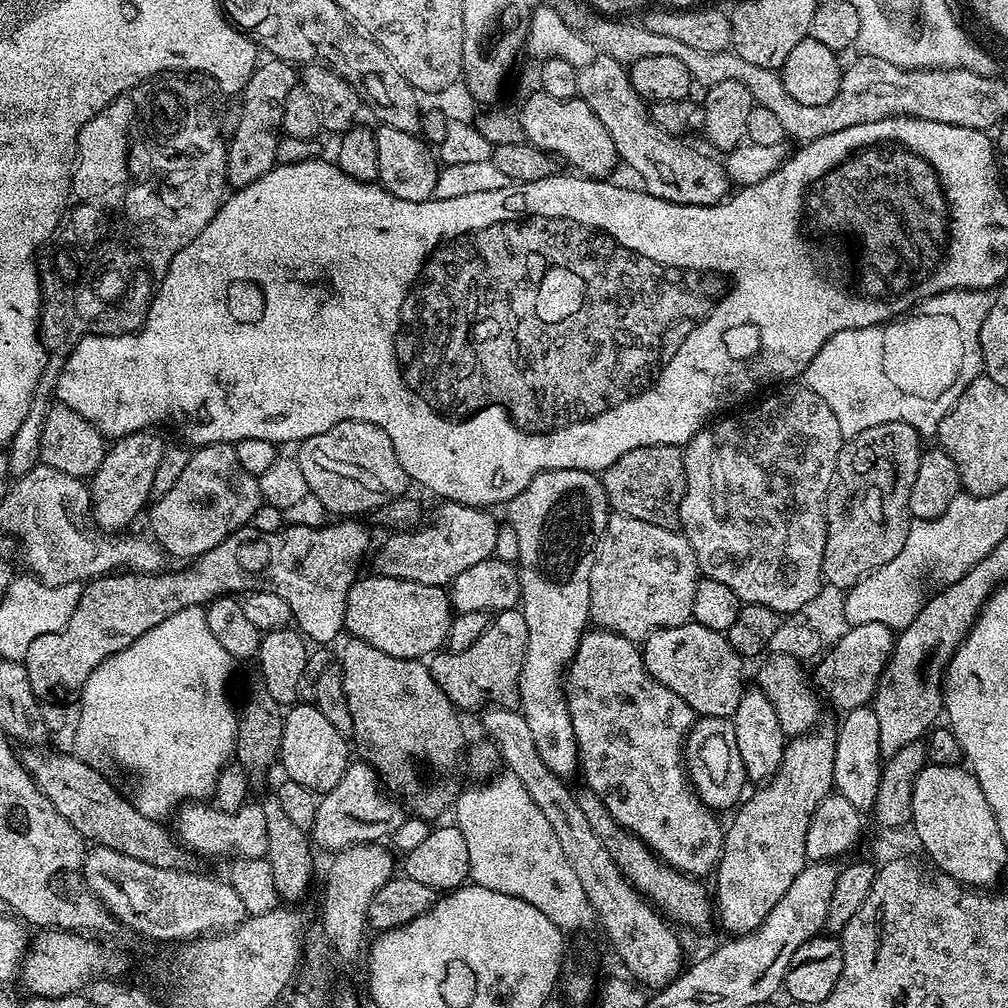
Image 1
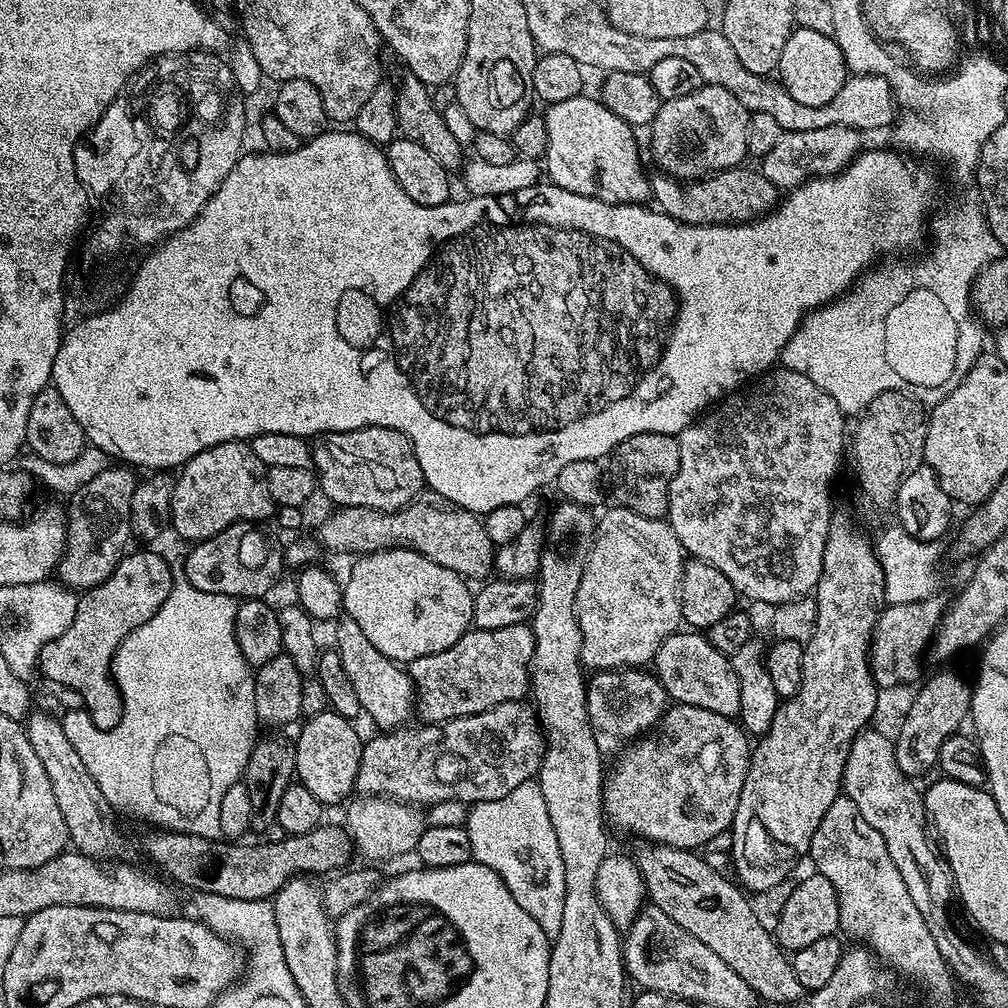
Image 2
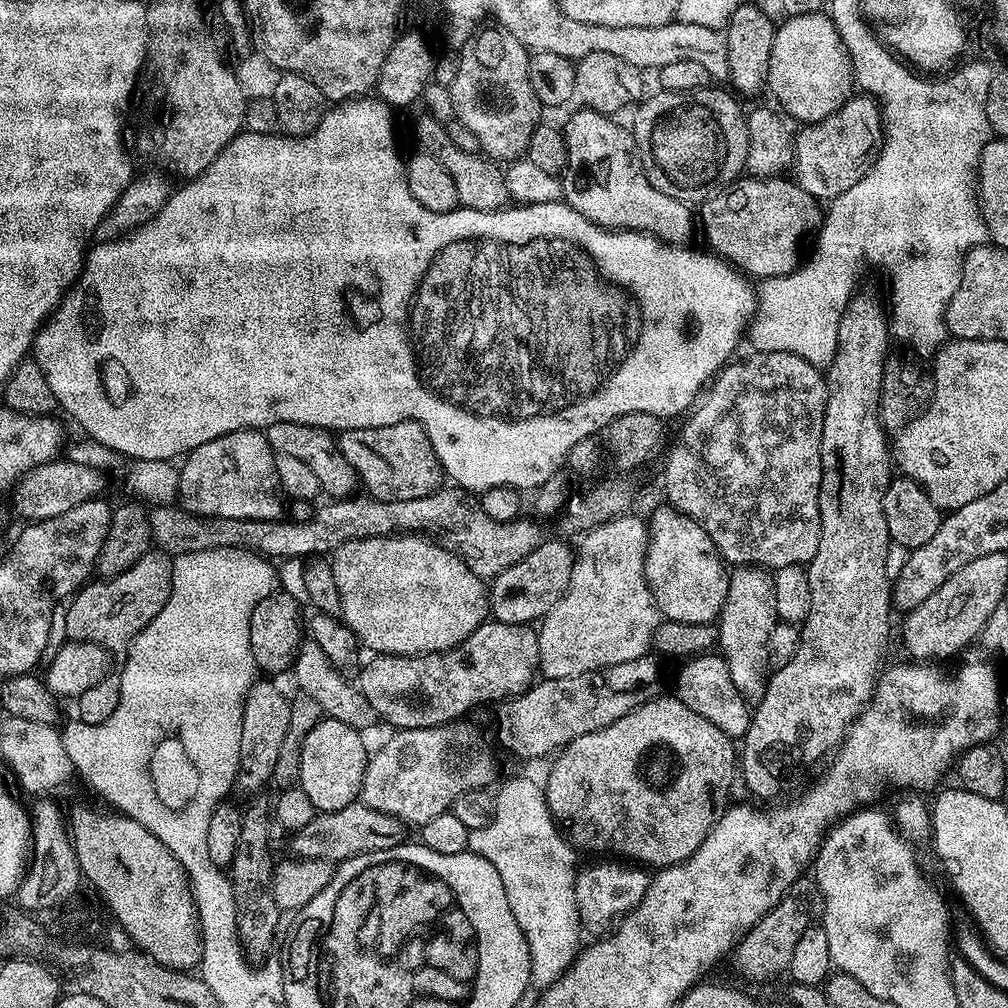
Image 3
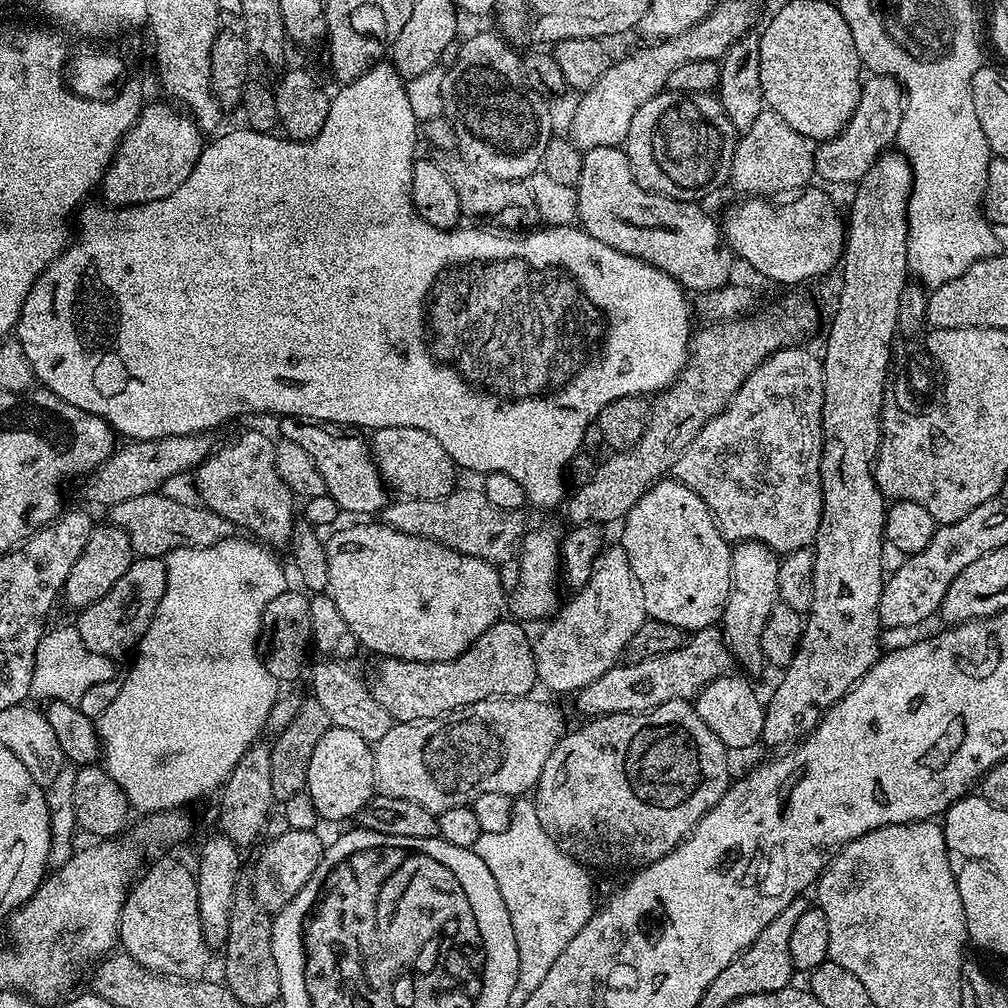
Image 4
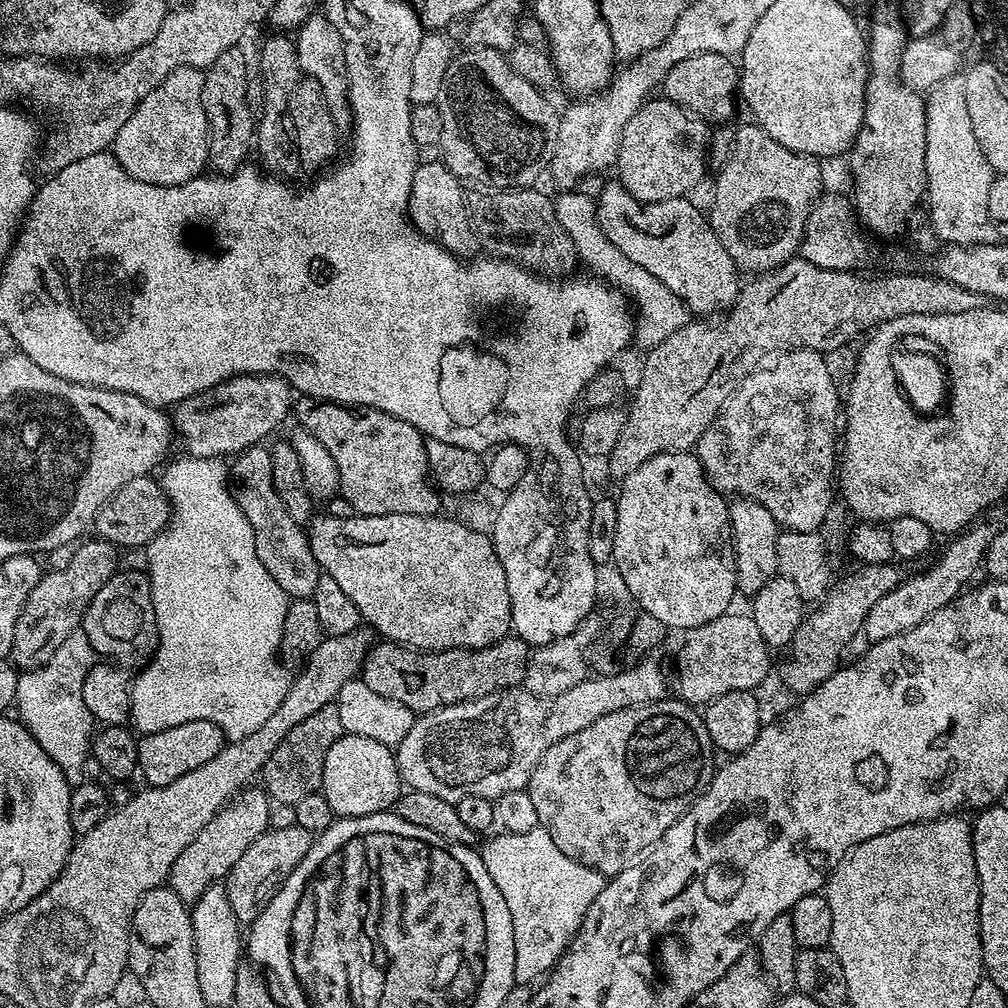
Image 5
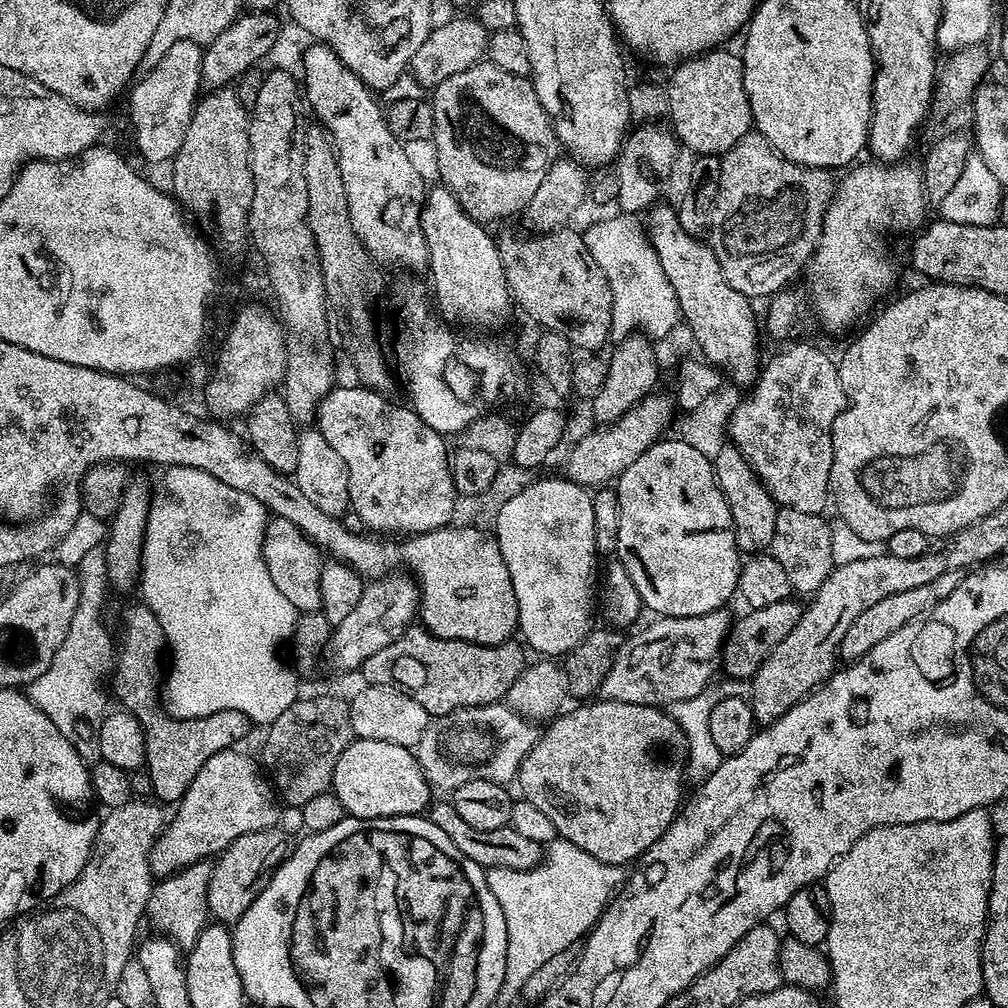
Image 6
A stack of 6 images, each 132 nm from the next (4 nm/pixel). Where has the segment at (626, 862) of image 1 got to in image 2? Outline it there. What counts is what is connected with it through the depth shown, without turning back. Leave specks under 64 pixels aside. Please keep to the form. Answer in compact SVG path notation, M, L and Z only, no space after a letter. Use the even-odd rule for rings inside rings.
M647 842L639 846L634 861L644 879L644 891L651 907L662 910L686 934L694 934L698 942L705 943L743 978L759 999L795 1004L804 998L806 990L794 974L791 961L735 881L724 878L695 851Z

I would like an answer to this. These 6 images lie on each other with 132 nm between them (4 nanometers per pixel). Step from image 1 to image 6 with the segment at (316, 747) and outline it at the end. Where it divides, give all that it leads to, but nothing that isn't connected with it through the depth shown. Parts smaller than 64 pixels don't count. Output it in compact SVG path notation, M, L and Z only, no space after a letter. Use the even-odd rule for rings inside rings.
M353 739L338 766L334 766L334 778L330 789L342 802L345 813L363 820L387 816L419 816L429 807L434 789L422 774L413 749L394 746L394 742L374 742Z

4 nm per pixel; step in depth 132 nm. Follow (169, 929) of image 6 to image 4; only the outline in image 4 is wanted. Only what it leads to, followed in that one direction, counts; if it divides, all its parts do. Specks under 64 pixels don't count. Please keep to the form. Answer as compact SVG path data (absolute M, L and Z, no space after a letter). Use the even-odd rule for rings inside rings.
M257 742L242 754L236 768L228 775L222 785L220 796L220 828L219 831L229 836L237 846L252 844L260 836L260 831L268 824L268 811L274 807L272 795L274 786L270 786L270 754L271 747L267 743Z

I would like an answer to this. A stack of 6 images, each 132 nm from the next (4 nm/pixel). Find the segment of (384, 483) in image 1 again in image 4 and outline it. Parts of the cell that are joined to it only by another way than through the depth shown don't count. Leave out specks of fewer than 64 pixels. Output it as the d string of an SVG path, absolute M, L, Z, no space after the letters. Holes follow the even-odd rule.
M377 428L370 436L370 451L380 469L380 476L393 493L410 500L433 500L450 494L456 487L456 463L442 450L434 434L417 428Z

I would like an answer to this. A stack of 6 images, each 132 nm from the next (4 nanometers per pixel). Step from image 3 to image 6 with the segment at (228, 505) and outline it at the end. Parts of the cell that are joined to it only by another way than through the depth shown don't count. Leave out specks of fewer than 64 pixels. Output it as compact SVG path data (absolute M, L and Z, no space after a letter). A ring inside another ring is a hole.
M281 516L269 519L264 531L264 561L274 586L278 586L279 592L289 600L290 606L296 608L297 613L320 611L324 565L322 553L313 540L306 538L306 534L294 526L294 522L286 522L286 518Z

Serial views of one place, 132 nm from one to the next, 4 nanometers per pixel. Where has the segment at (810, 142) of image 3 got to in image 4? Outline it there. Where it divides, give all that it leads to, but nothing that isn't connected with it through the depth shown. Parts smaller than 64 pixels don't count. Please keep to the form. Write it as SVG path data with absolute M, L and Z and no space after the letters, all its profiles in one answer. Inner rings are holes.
M869 75L860 85L860 97L848 125L831 140L823 141L815 149L815 175L819 179L821 176L822 179L829 180L832 184L849 186L861 180L880 157L880 153L895 141L904 113L904 94L902 85L894 77Z

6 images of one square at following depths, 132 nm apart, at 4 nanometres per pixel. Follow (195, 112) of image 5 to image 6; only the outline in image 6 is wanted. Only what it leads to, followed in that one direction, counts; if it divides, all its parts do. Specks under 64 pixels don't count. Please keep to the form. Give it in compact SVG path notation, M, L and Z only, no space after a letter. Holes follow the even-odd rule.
M179 40L166 50L166 58L162 58L158 66L147 69L143 73L145 76L141 75L131 85L126 96L128 116L132 119L132 140L142 159L152 164L167 165L178 154L202 88L203 61L204 48L201 45Z

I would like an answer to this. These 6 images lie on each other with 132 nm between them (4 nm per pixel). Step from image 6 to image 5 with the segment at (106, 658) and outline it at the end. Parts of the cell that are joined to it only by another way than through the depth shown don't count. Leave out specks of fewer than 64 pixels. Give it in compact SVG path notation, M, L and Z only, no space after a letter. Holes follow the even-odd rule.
M76 629L44 665L21 671L16 678L14 708L20 711L19 719L40 743L42 750L54 758L72 786L86 780L84 763L90 760L94 721L90 710L86 710L86 702L82 702L82 686L86 674L97 664L98 653L94 646L90 646L90 638L86 638L81 629Z

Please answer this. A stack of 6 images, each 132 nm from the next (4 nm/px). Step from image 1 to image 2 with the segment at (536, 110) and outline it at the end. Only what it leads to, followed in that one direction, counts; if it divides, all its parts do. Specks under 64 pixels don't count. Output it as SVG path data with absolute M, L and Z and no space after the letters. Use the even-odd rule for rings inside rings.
M581 94L566 98L566 102L549 104L543 113L548 141L542 160L546 165L547 179L562 190L570 190L586 198L598 198L607 204L644 204L652 195L652 185L649 173L644 173L640 165L640 148L632 137L634 128L612 113L595 95L588 95Z

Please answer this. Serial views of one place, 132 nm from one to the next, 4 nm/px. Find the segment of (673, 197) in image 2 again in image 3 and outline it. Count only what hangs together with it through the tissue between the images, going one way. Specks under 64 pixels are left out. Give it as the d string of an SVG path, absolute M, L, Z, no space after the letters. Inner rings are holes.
M749 176L737 178L731 184L724 185L718 192L712 193L698 208L698 224L704 227L704 236L708 239L707 247L735 265L741 266L751 277L767 278L769 276L785 276L802 263L800 247L808 235L819 229L822 223L822 208L816 197L810 195L795 179L784 180L779 176Z

